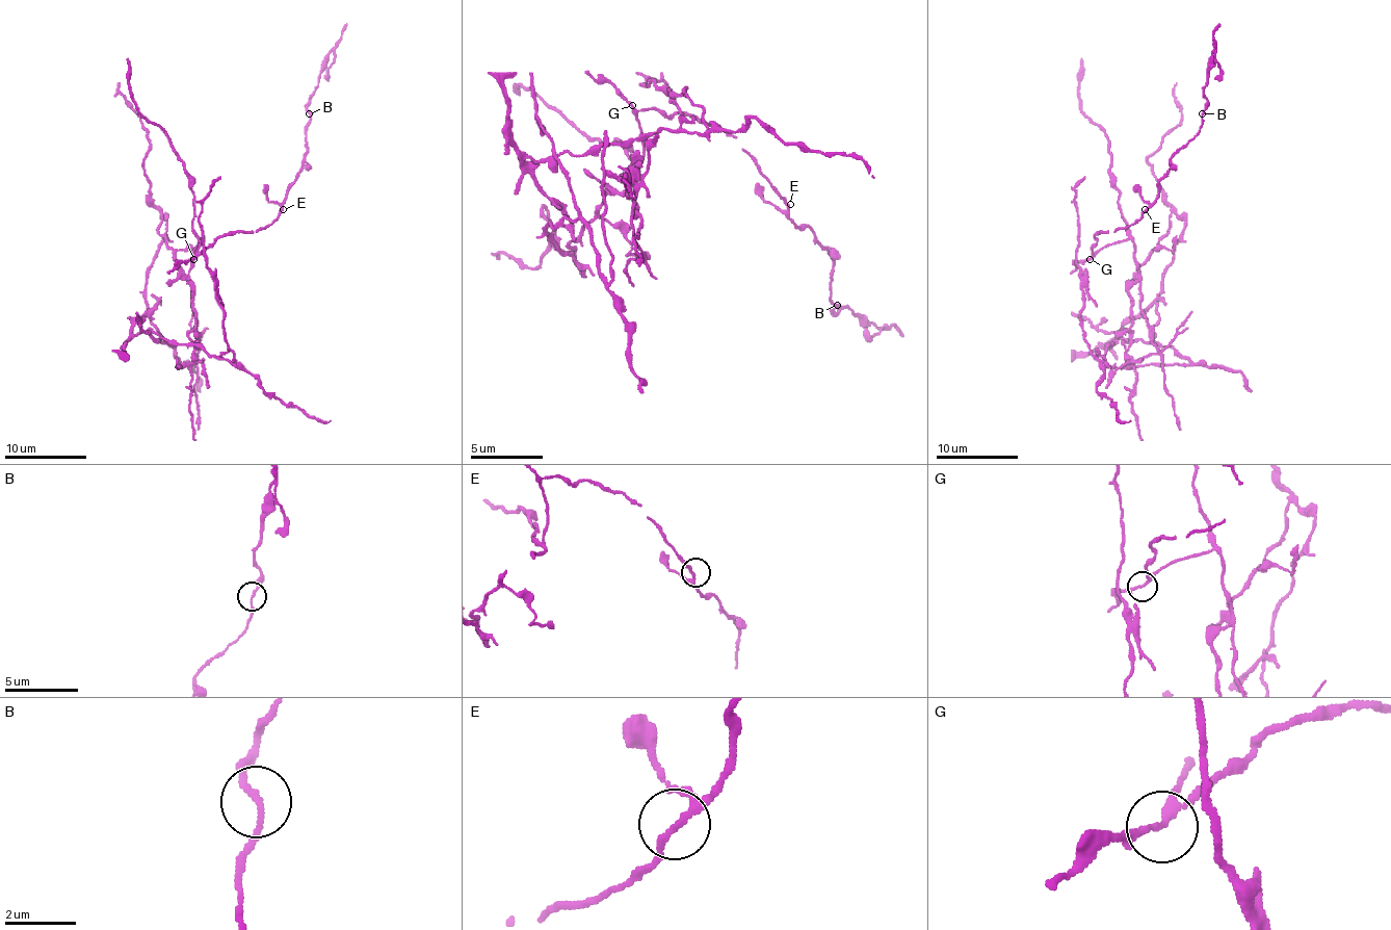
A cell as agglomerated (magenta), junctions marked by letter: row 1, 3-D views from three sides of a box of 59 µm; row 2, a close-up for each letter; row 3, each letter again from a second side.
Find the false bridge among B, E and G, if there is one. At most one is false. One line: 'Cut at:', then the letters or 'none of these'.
Cut at: G

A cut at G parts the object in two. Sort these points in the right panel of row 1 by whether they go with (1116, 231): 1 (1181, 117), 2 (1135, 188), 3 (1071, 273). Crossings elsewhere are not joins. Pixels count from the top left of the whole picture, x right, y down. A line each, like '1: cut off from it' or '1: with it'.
1: cut off from it
2: with it
3: with it

